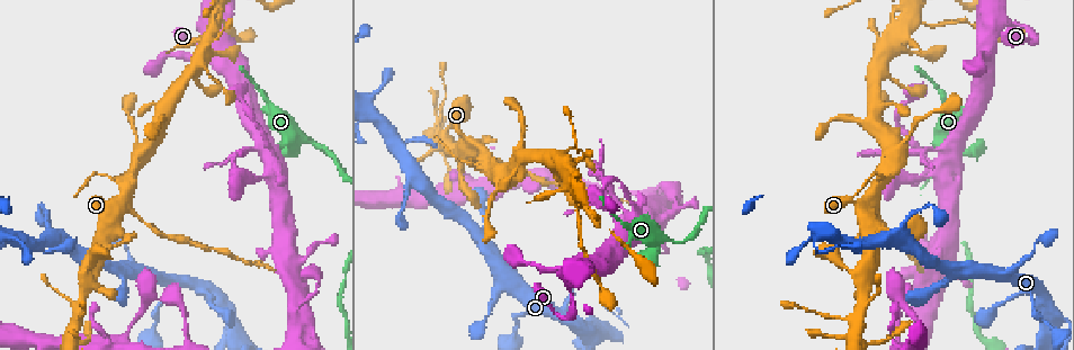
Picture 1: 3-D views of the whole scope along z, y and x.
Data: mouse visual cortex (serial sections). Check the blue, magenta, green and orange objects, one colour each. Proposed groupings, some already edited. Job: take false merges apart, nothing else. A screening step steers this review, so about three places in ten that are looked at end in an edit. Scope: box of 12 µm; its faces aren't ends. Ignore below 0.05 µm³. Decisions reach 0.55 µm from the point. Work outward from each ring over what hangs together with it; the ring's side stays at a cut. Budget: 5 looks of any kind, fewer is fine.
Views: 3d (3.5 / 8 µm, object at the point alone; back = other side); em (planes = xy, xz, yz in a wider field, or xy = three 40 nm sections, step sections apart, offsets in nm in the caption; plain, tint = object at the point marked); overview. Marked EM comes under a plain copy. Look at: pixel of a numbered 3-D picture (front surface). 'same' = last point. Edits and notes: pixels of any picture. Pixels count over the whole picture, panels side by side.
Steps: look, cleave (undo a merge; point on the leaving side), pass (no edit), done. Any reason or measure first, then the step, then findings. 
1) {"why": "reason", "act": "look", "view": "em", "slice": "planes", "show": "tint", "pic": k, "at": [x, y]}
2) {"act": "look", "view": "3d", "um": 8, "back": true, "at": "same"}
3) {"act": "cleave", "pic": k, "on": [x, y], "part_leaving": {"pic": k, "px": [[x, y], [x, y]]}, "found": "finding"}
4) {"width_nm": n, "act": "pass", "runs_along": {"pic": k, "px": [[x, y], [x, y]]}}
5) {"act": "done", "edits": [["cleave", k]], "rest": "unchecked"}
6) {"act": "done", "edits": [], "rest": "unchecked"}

{"why": "sharp bend", "act": "look", "view": "3d", "um": 8, "pic": 1, "at": [566, 319]}

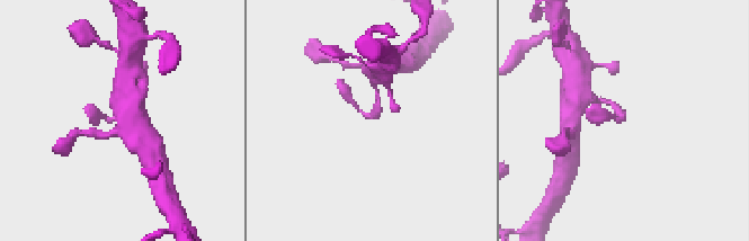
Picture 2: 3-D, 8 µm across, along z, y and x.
{"act": "look", "view": "em", "slice": "xy", "step": 1, "show": "tint", "pic": 2, "at": [372, 117]}

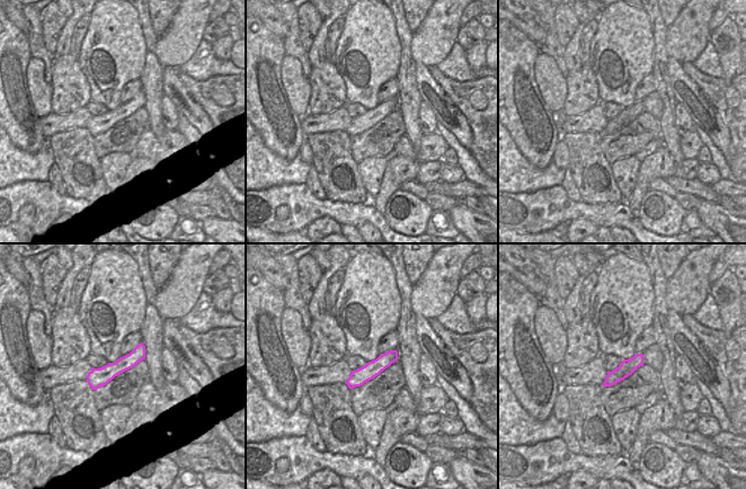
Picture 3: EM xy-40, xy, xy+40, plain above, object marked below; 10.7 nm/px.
{"arm_widths_nm": [200, 250], "act": "pass", "found": "continuous, no second cell"}

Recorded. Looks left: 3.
{"why": "thick turns thin", "act": "look", "view": "3d", "um": 3.5, "back": true, "pic": 1, "at": [132, 212]}

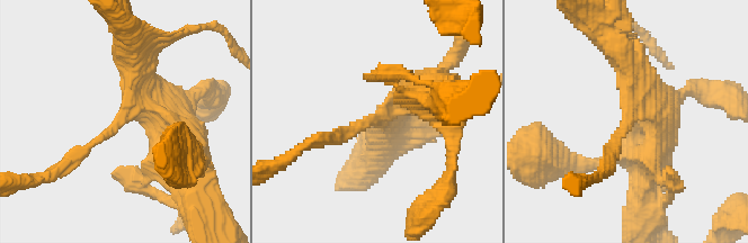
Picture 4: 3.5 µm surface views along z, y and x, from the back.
{"arm_widths_nm": [150, 350], "why": "now the EM", "act": "look", "view": "em", "slice": "xy", "step": 2, "show": "tint", "pic": 4, "at": [628, 119]}

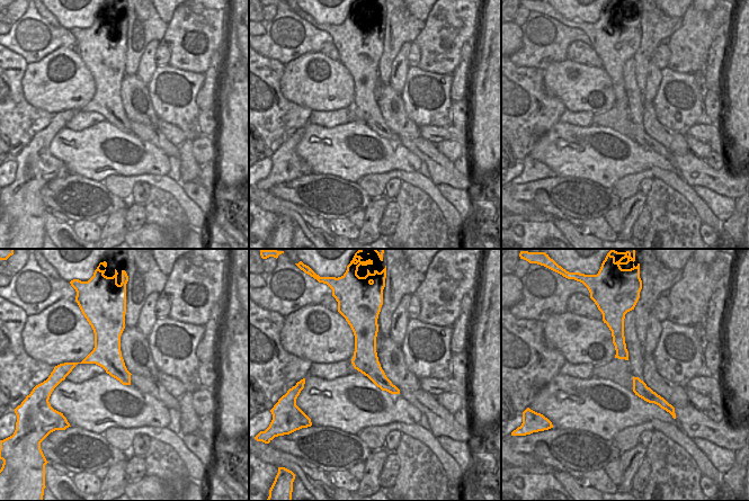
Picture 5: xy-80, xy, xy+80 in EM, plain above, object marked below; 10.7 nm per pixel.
{"act": "look", "view": "em", "slice": "planes", "show": "tint", "at": "same"}

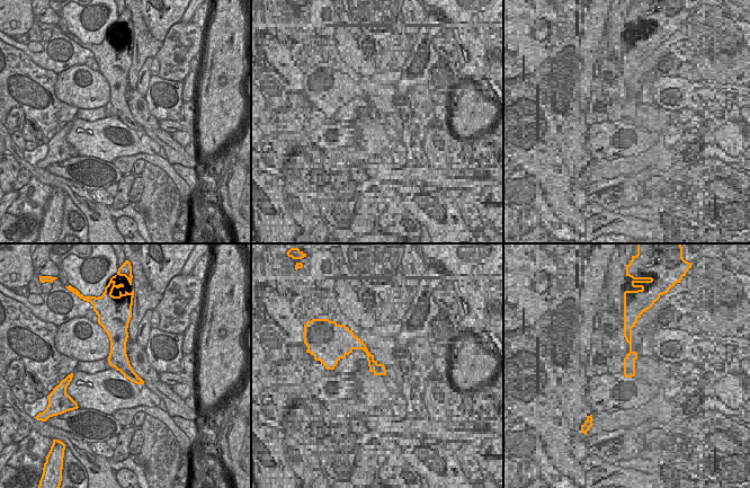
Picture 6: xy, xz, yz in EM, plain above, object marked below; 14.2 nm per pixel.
{"act": "cleave", "pic": 4, "on": [85, 153], "part_leaving": {"pic": 4, "px": [[107, 132], [69, 167], [32, 180]]}, "found": "a second cell is stuck on"}

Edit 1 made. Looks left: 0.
{"act": "done", "edits": [["cleave", 4]], "rest": "unchecked"}

